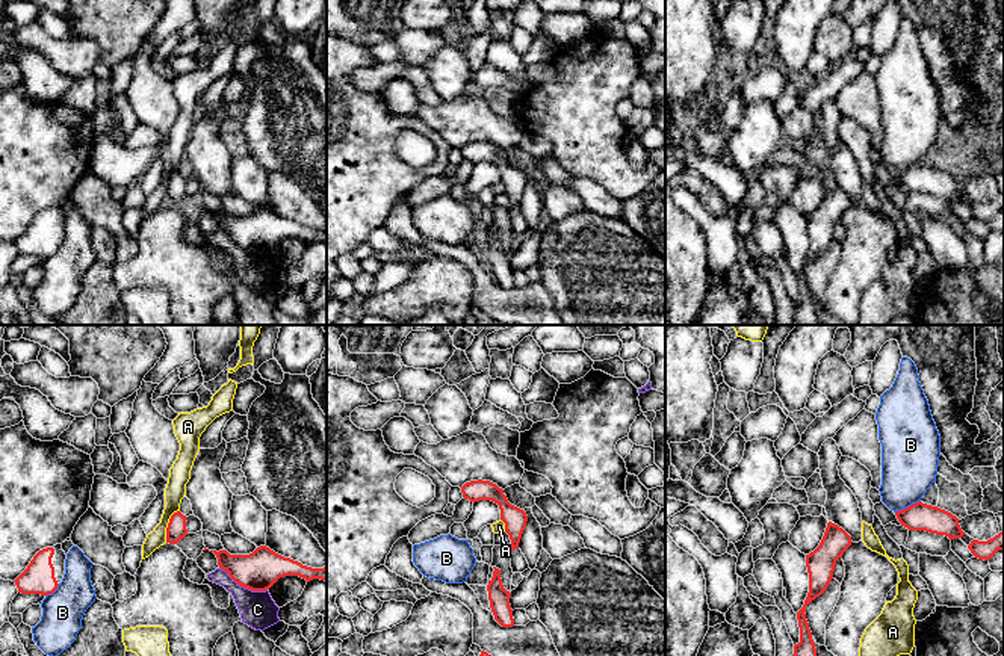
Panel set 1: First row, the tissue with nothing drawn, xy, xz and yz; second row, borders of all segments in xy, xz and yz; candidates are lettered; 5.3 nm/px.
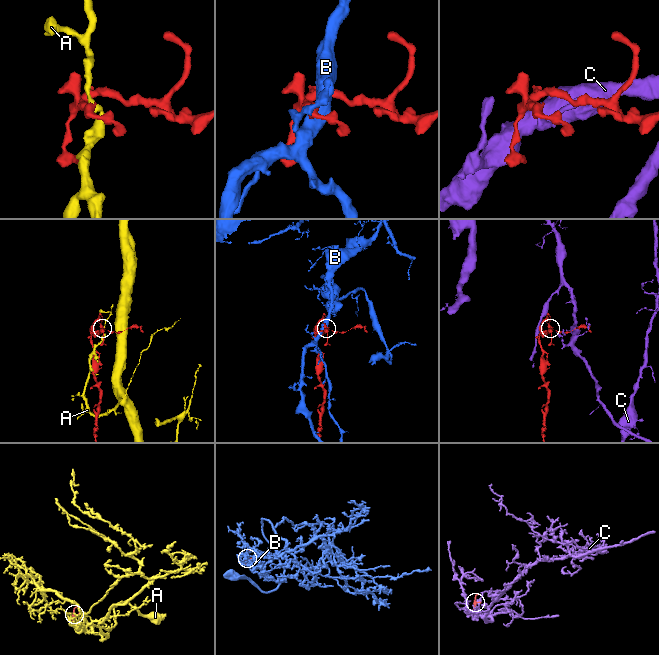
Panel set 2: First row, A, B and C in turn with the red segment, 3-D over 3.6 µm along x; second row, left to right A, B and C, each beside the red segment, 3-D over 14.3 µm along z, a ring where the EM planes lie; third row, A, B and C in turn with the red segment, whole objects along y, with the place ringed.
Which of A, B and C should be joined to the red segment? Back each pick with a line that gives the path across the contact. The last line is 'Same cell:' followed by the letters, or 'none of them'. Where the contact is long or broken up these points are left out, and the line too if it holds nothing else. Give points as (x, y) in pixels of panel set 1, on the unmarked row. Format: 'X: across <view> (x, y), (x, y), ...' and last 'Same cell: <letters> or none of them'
Same cell: none of them

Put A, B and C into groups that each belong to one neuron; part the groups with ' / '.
A / B / C

